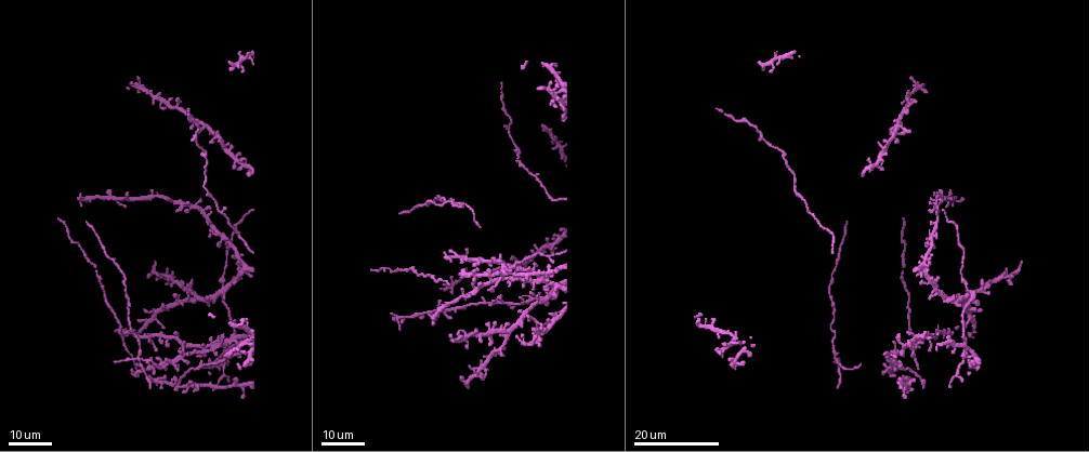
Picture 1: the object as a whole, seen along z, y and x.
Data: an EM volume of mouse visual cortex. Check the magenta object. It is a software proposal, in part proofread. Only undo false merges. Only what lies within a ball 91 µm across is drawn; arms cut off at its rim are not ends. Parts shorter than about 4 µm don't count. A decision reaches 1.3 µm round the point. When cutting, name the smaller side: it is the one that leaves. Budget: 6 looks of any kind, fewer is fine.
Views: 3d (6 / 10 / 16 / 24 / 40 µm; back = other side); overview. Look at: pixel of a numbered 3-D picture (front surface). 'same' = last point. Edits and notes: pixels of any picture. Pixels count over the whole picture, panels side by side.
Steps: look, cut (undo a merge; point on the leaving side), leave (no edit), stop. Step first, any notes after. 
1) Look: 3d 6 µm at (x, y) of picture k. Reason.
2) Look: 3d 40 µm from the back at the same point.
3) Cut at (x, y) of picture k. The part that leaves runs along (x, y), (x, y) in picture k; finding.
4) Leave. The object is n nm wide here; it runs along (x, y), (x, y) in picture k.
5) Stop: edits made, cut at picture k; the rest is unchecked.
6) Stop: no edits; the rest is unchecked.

Look: 3d 24 µm at (207, 356) of picture 1.

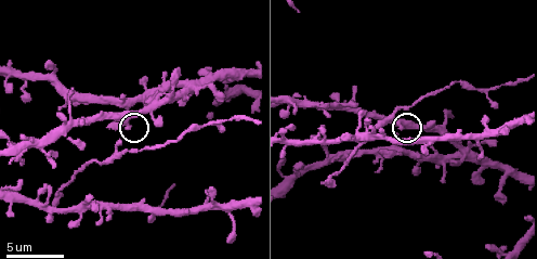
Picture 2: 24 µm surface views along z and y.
Look: 3d 6 µm at (400, 125) of picture 2.

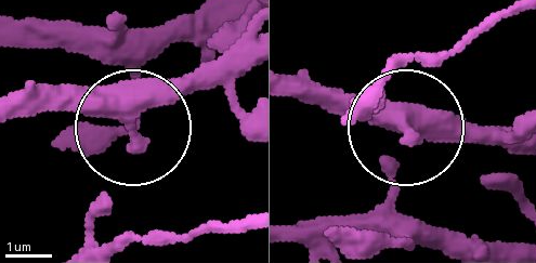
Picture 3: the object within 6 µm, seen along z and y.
Leave. The object is 370 nm wide here; it runs along (246, 47), (141, 113), (94, 240) in picture 3; continuous, no second neuron.

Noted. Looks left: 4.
Look: 3d 16 µm at (453, 201) of picture 1. Looks like a crossing.

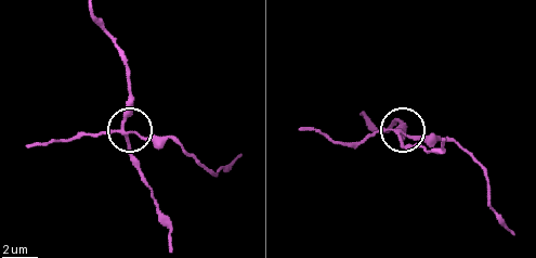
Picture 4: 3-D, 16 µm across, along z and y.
Look: 3d 6 µm at (397, 135) of picture 4.

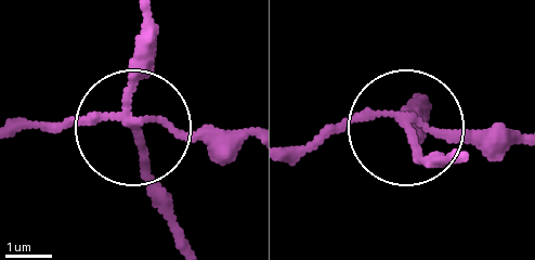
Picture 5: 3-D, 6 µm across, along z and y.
Cut at (193, 142) of picture 5. The side arm is 8 µm long; the part that leaves runs along (136, 116), (203, 139), (249, 139) in picture 5; two neurons meet here.

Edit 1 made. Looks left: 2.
Look: 3d 16 µm at (967, 349) of picture 1. Looks like a crossing.

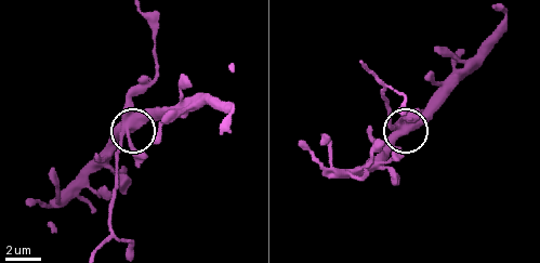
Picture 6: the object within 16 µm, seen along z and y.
Look: 3d 6 µm at (124, 129) of picture 6.

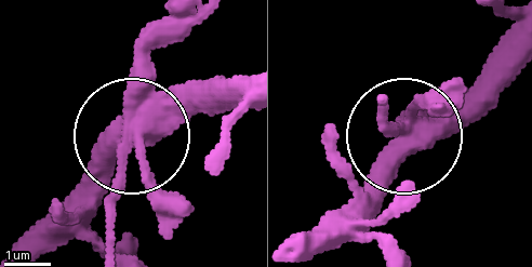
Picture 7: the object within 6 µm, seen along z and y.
Leave. 4 arms meet here; one neuron here.

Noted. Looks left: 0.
Stop: edits made, cut at picture 5; the rest is unchecked.

